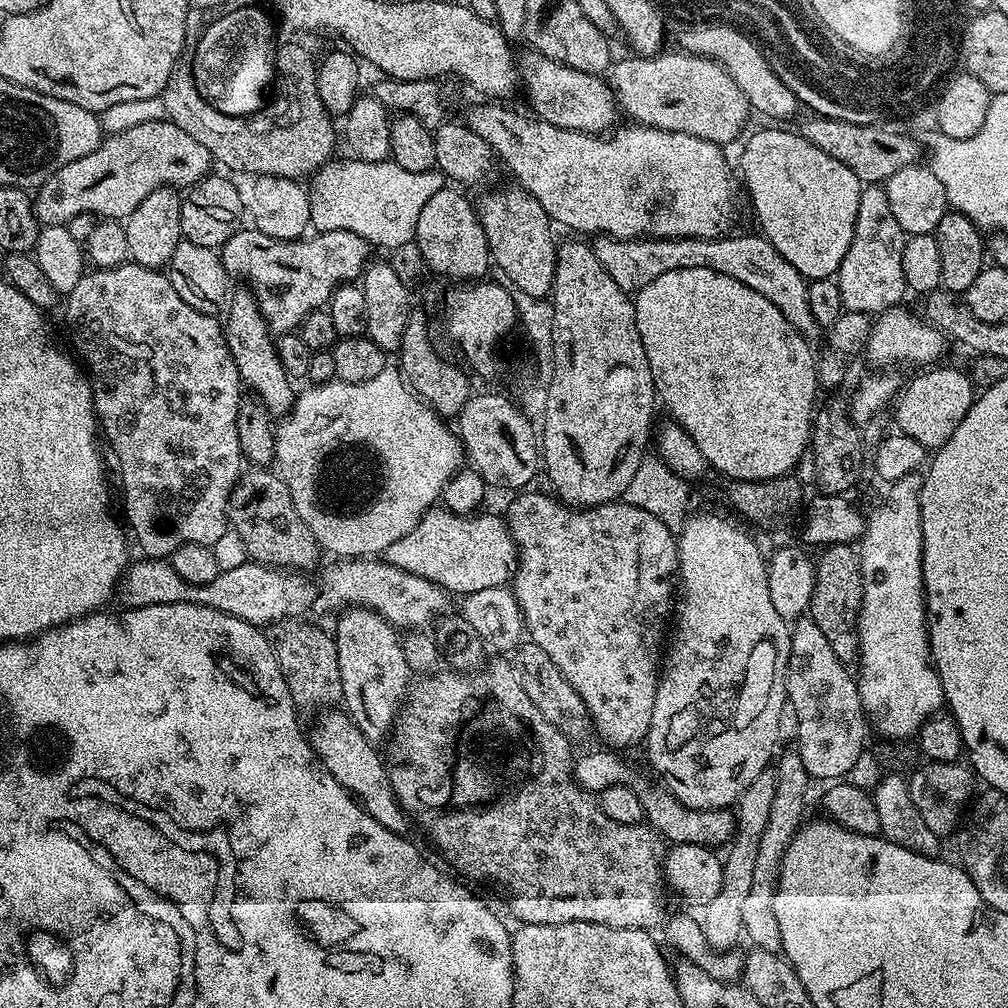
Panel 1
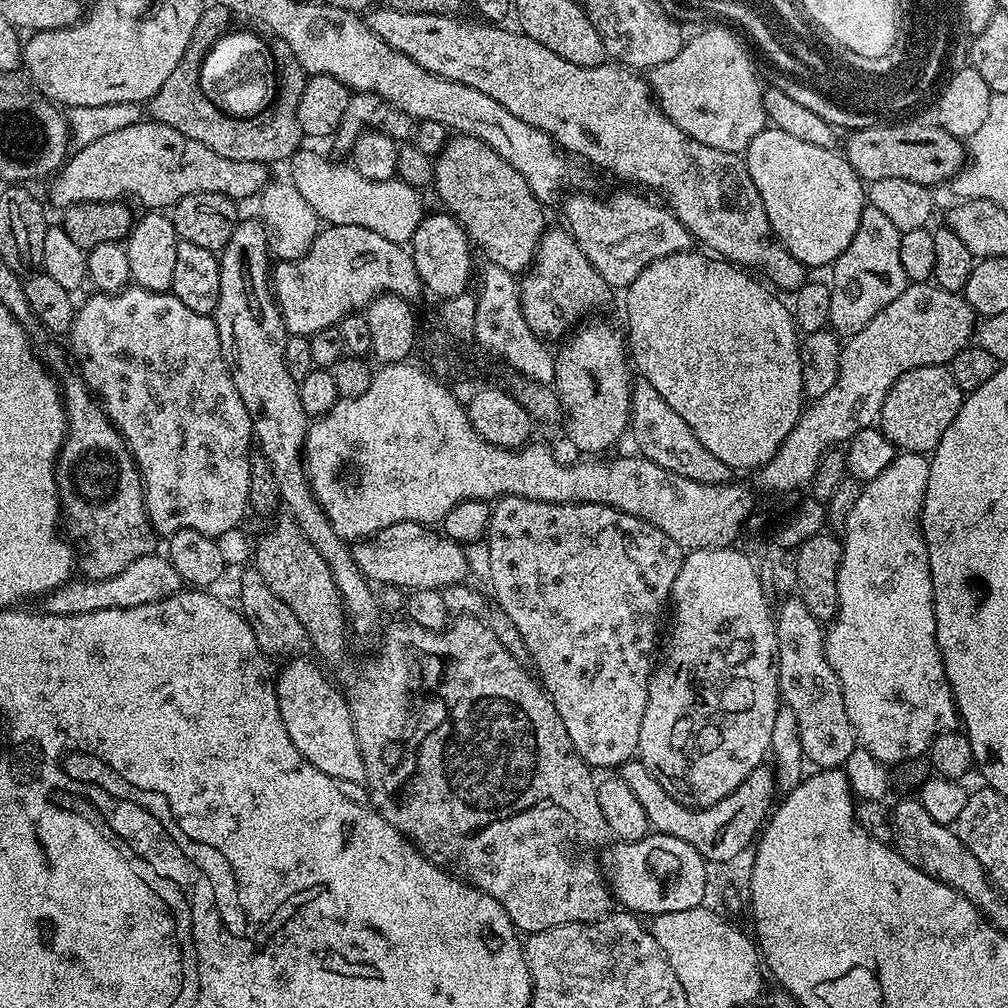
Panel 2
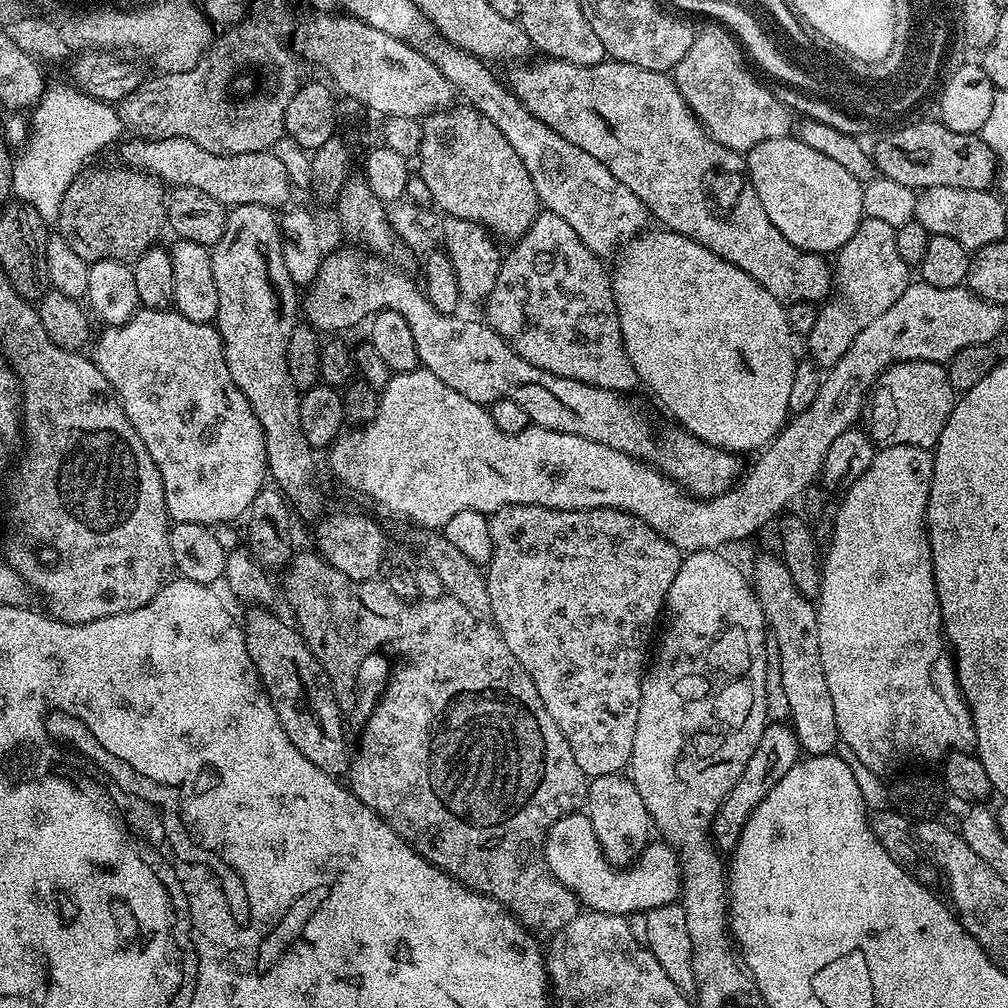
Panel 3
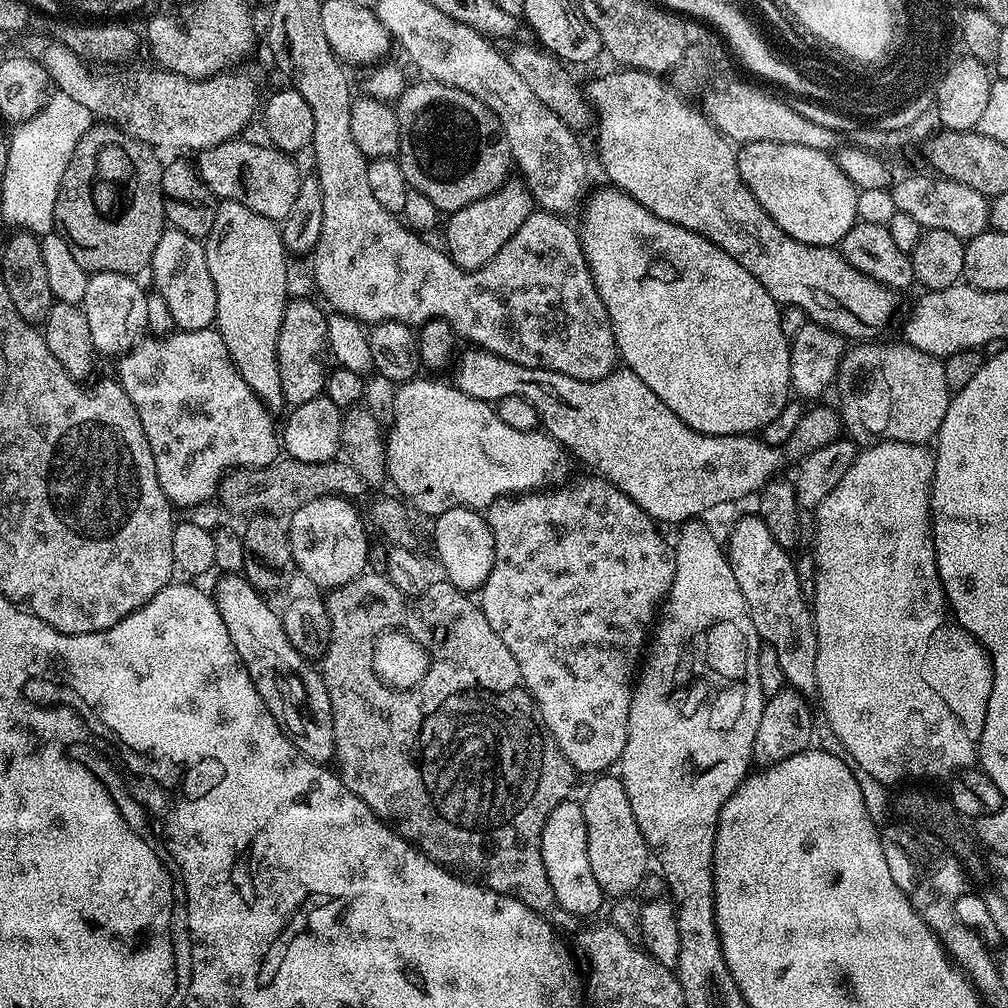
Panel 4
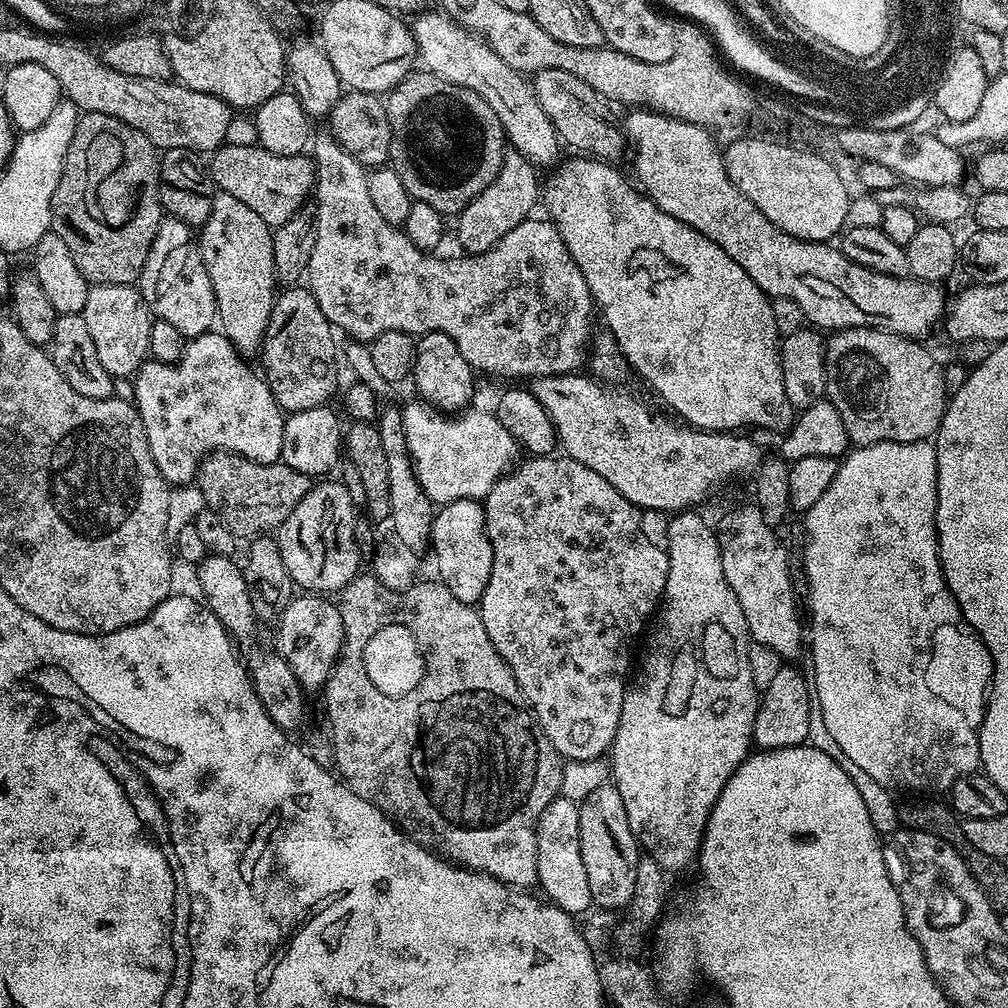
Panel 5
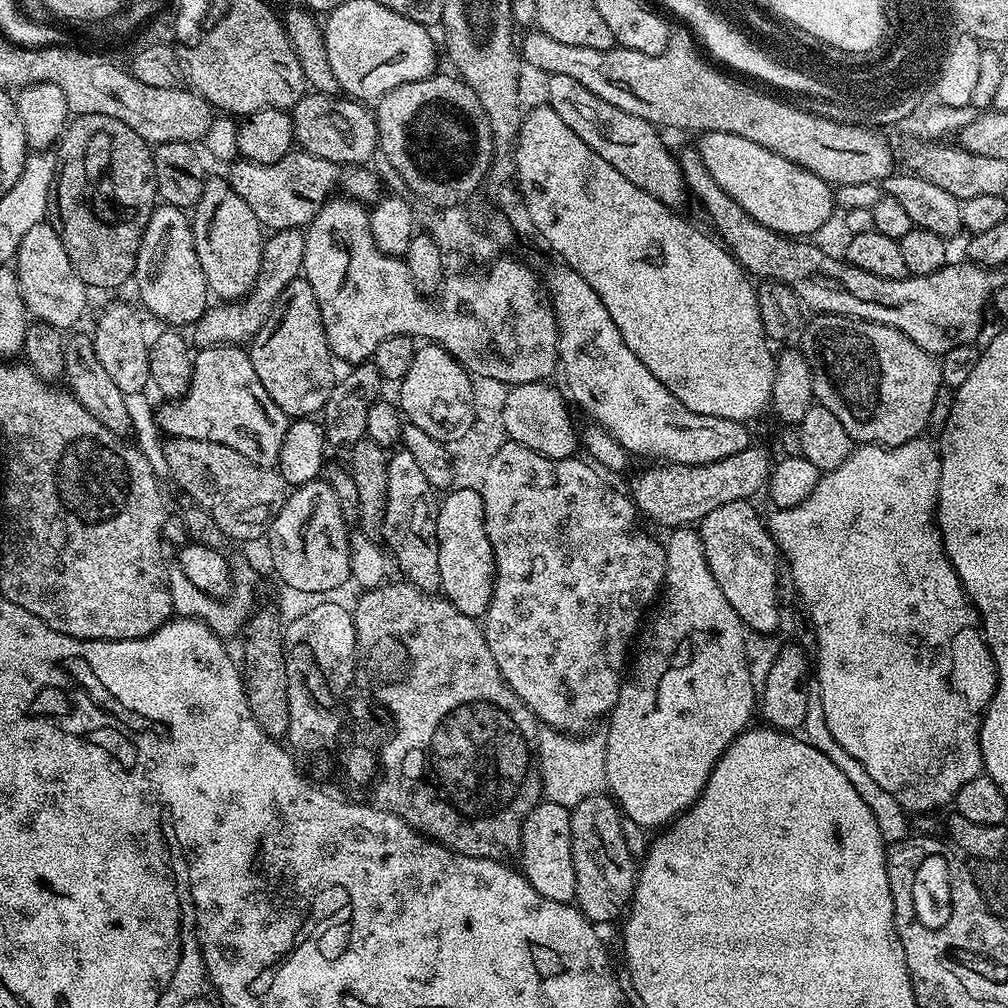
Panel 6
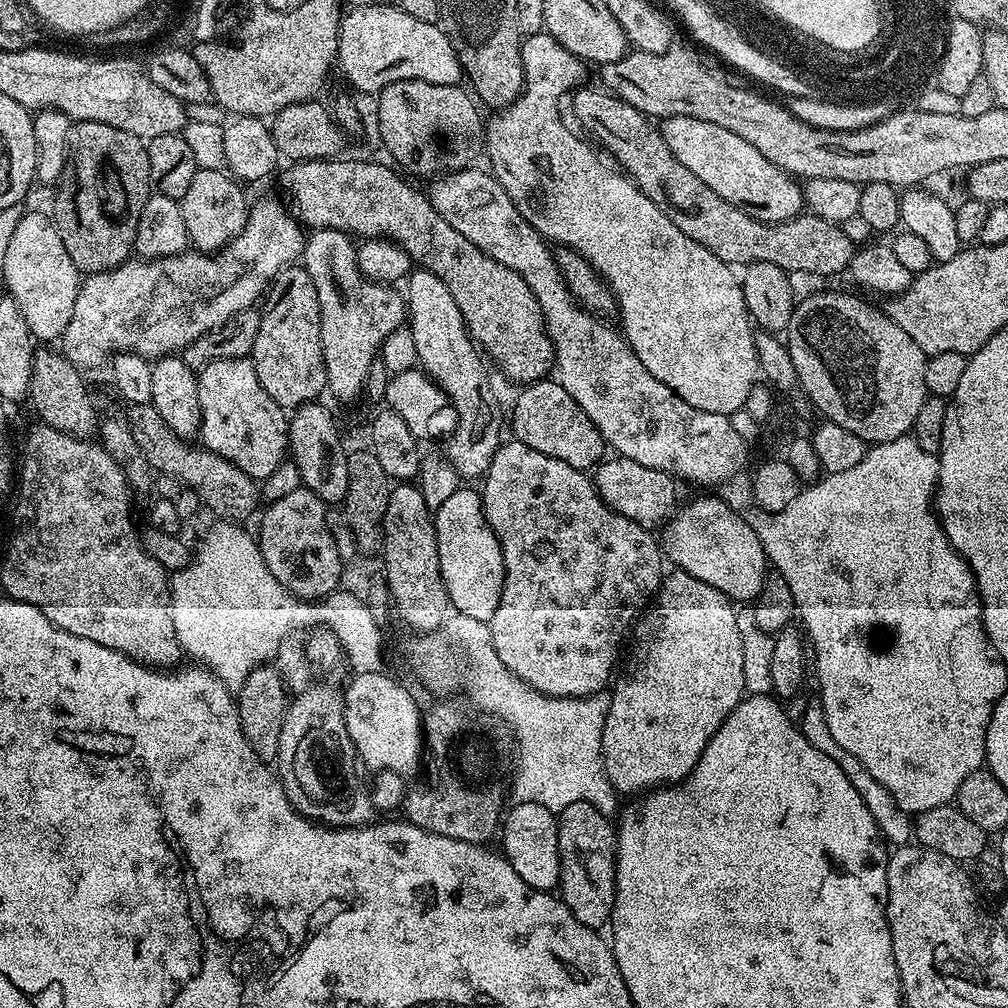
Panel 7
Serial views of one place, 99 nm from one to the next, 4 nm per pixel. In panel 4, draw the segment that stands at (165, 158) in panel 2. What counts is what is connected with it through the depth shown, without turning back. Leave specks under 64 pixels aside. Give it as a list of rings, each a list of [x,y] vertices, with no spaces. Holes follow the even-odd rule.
[[[237,138],[227,140],[217,148],[203,149],[199,156],[200,177],[213,196],[221,201],[242,202],[242,206],[250,206],[254,214],[262,214],[277,222],[284,221],[290,214],[290,206],[294,206],[294,198],[298,198],[298,186],[302,179],[302,172],[296,169],[291,155],[275,147],[254,146],[243,138]]]

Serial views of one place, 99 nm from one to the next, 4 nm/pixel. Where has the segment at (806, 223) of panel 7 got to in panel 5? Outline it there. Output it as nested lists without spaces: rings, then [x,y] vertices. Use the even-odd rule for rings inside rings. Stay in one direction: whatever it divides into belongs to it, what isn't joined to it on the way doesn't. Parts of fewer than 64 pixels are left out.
[[[542,70],[535,73],[530,80],[532,93],[538,98],[542,110],[556,127],[561,141],[572,150],[579,150],[589,157],[605,162],[616,162],[620,151],[625,151],[626,136],[619,127],[612,125],[612,116],[608,113],[609,105],[582,78],[566,74],[566,70]]]

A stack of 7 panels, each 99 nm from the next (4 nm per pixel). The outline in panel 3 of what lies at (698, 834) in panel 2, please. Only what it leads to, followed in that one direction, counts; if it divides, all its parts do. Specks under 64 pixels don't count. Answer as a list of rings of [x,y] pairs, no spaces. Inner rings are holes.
[[[784,722],[769,723],[764,729],[762,738],[758,738],[758,746],[754,746],[750,762],[746,762],[746,770],[742,770],[742,778],[734,782],[734,790],[730,790],[730,794],[722,802],[722,806],[716,811],[716,817],[712,820],[710,835],[721,853],[731,853],[736,847],[749,814],[756,809],[758,802],[762,802],[762,798],[766,798],[766,794],[770,794],[770,790],[774,790],[774,786],[778,786],[778,782],[782,782],[782,778],[786,778],[787,772],[801,758],[796,731]]]

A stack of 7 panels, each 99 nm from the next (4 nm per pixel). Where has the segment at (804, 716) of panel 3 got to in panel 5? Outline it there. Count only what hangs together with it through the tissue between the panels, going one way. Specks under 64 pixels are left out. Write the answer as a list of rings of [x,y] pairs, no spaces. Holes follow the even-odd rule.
[[[748,502],[741,508],[736,508],[733,512],[728,512],[724,516],[724,521],[718,524],[718,539],[720,541],[720,553],[722,554],[722,574],[726,574],[726,582],[730,582],[730,590],[734,590],[734,594],[738,598],[738,606],[742,606],[742,614],[746,614],[746,622],[748,623],[748,635],[753,641],[761,643],[762,646],[768,646],[771,650],[774,650],[777,657],[784,662],[792,662],[796,655],[800,651],[805,651],[806,648],[806,628],[800,625],[800,612],[796,609],[796,592],[792,589],[794,584],[794,578],[790,574],[788,569],[787,552],[783,548],[779,537],[777,536],[777,529],[766,522],[766,518],[762,518],[759,508],[755,503]]]

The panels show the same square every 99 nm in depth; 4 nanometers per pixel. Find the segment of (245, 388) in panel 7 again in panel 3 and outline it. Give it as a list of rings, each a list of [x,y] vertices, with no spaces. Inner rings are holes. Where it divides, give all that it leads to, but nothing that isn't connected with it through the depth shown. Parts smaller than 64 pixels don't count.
[[[141,307],[125,324],[108,326],[103,331],[90,358],[106,374],[106,382],[110,382],[126,418],[130,418],[130,426],[134,426],[146,450],[150,450],[154,466],[158,466],[169,521],[209,526],[239,521],[254,502],[254,494],[265,487],[266,442],[250,402],[230,378],[219,330],[212,324],[190,322],[175,310]]]

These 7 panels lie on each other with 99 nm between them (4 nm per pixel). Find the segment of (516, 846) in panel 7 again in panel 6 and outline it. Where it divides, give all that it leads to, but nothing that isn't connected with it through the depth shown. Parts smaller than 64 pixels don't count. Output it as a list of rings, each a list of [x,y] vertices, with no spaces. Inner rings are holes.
[[[541,802],[522,822],[522,842],[518,853],[519,867],[524,876],[550,902],[572,904],[576,899],[576,879],[574,878],[574,858],[570,842],[571,811],[566,806]]]

